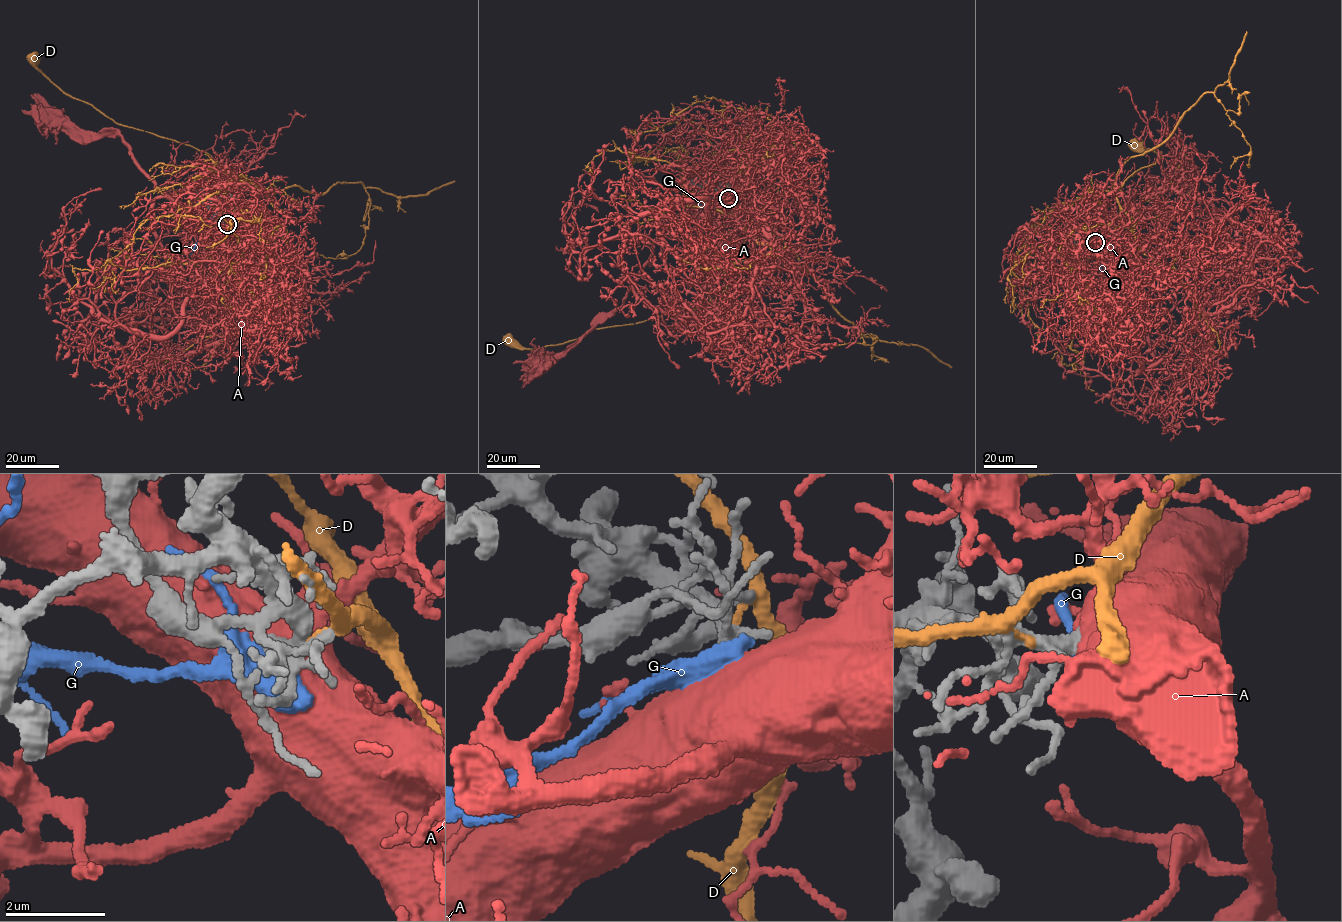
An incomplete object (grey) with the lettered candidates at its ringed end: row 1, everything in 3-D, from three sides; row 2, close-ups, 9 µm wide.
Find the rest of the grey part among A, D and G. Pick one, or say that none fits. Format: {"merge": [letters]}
{"merge": ["A"]}

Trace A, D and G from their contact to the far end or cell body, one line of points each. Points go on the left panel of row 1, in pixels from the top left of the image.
A: (228, 223), (188, 210), (159, 190), (154, 179), (135, 162), (124, 139), (57, 122), (48, 115)
D: (229, 223), (257, 196), (244, 180), (207, 153), (120, 125), (63, 93), (37, 69), (34, 57)
G: (227, 224), (204, 221), (199, 224), (195, 232), (196, 244), (190, 254)

